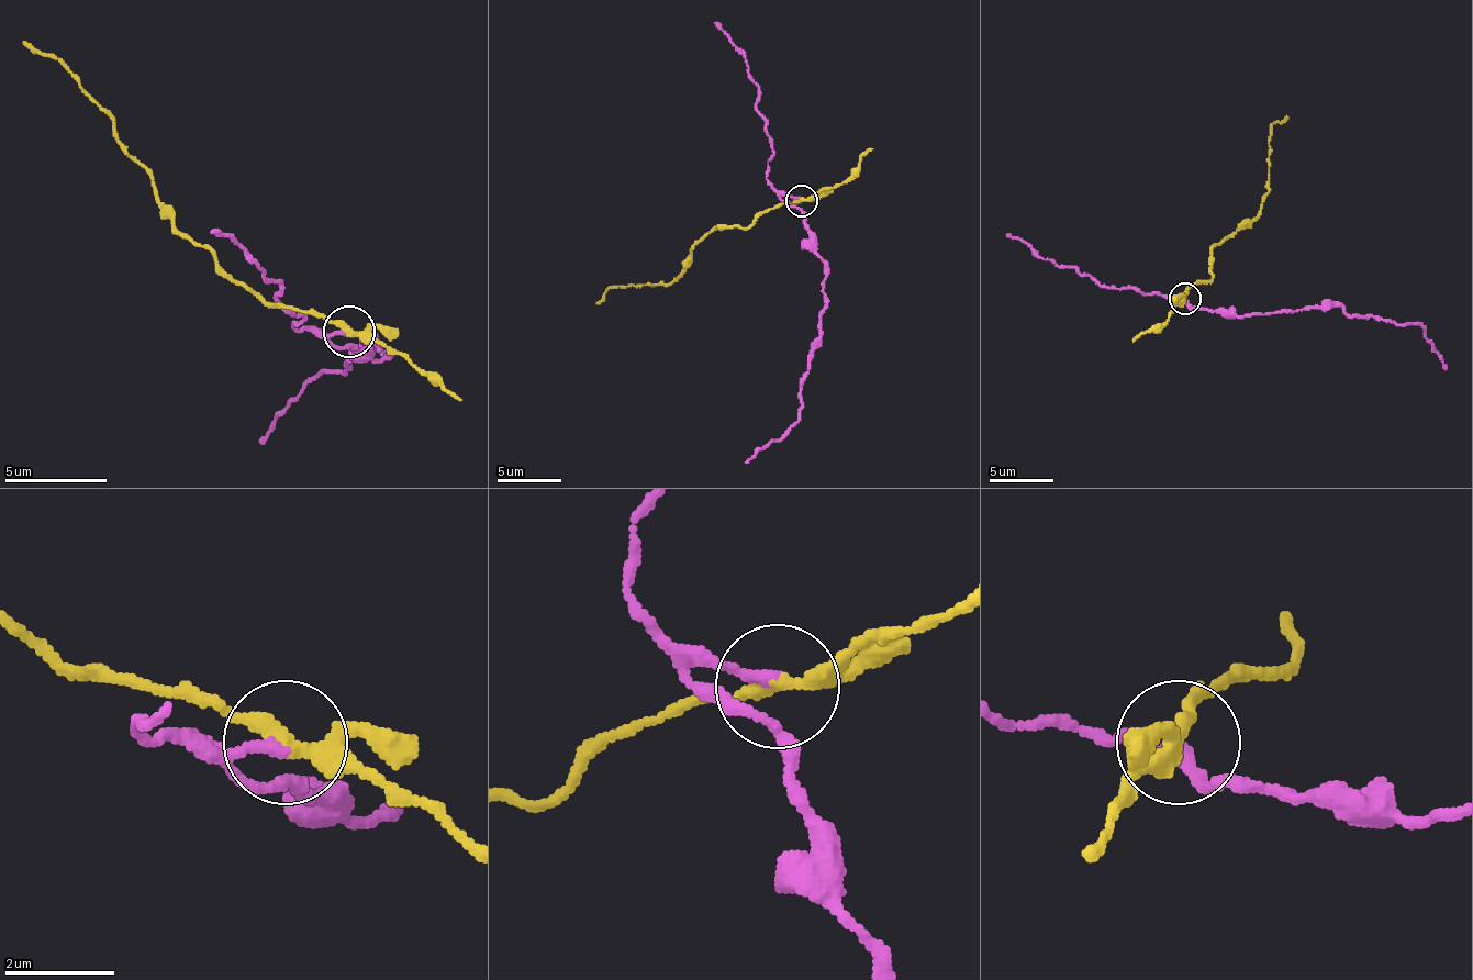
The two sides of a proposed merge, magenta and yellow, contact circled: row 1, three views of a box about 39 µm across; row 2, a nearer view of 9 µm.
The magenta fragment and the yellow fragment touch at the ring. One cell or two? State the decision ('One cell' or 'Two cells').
Two cells

